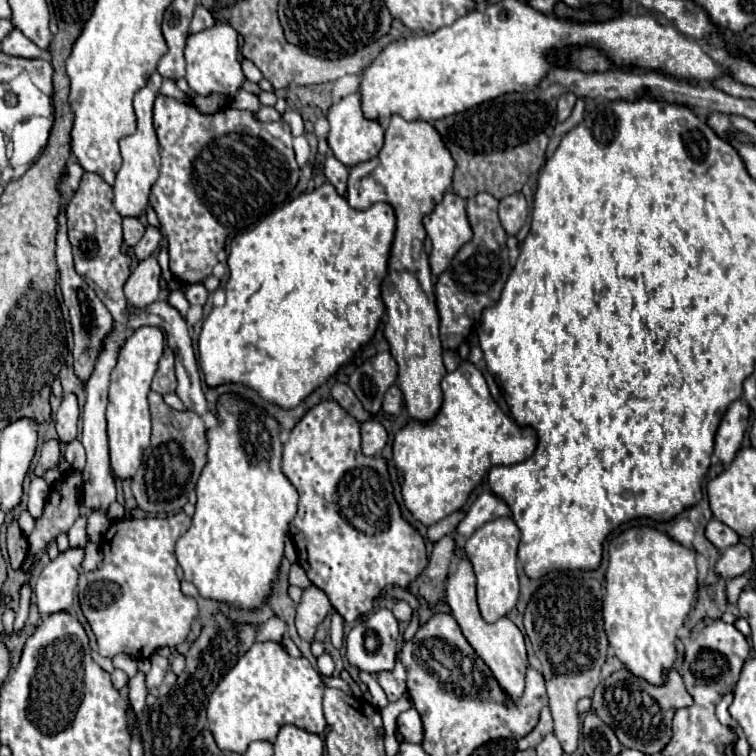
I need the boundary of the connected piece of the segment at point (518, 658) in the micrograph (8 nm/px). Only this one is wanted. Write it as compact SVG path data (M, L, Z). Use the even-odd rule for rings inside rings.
M456 547L456 567L452 567L448 577L446 577L444 595L446 595L446 603L452 611L452 617L460 625L460 629L462 629L464 637L468 639L468 643L482 657L482 661L492 669L494 677L498 679L500 687L506 691L508 699L510 701L518 699L524 691L524 673L526 673L526 667L528 667L524 635L520 633L520 629L508 617L504 617L496 623L486 623L480 617L478 603L476 603L476 575L474 575L470 559L466 557L464 549L460 549L460 547Z

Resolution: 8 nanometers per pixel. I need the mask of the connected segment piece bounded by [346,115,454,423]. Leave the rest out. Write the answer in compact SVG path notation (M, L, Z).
M398 115L390 117L386 129L386 141L376 159L362 161L350 169L348 177L348 193L346 199L354 209L368 209L378 201L386 201L396 211L396 235L390 251L390 269L386 279L382 281L382 299L386 303L388 323L384 329L384 337L390 343L390 353L398 363L398 387L404 395L408 417L414 421L432 421L442 405L442 391L440 381L446 375L446 367L442 363L442 345L438 337L438 311L436 311L436 297L434 297L434 283L430 273L428 255L424 251L426 231L422 227L422 217L428 215L434 205L442 199L442 195L452 187L452 173L454 161L448 149L444 149L444 141L440 141L440 133L428 121L406 121Z

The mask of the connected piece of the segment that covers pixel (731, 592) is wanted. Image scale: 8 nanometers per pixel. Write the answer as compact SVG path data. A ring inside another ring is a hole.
M746 575L728 581L728 603L730 603L730 607L736 609L738 595L740 595L740 591L742 591L742 587L746 587L746 585L748 585L748 577L746 577Z

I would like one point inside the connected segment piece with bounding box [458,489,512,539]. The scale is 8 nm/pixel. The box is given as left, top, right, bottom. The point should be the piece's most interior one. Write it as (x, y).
(486, 506)

